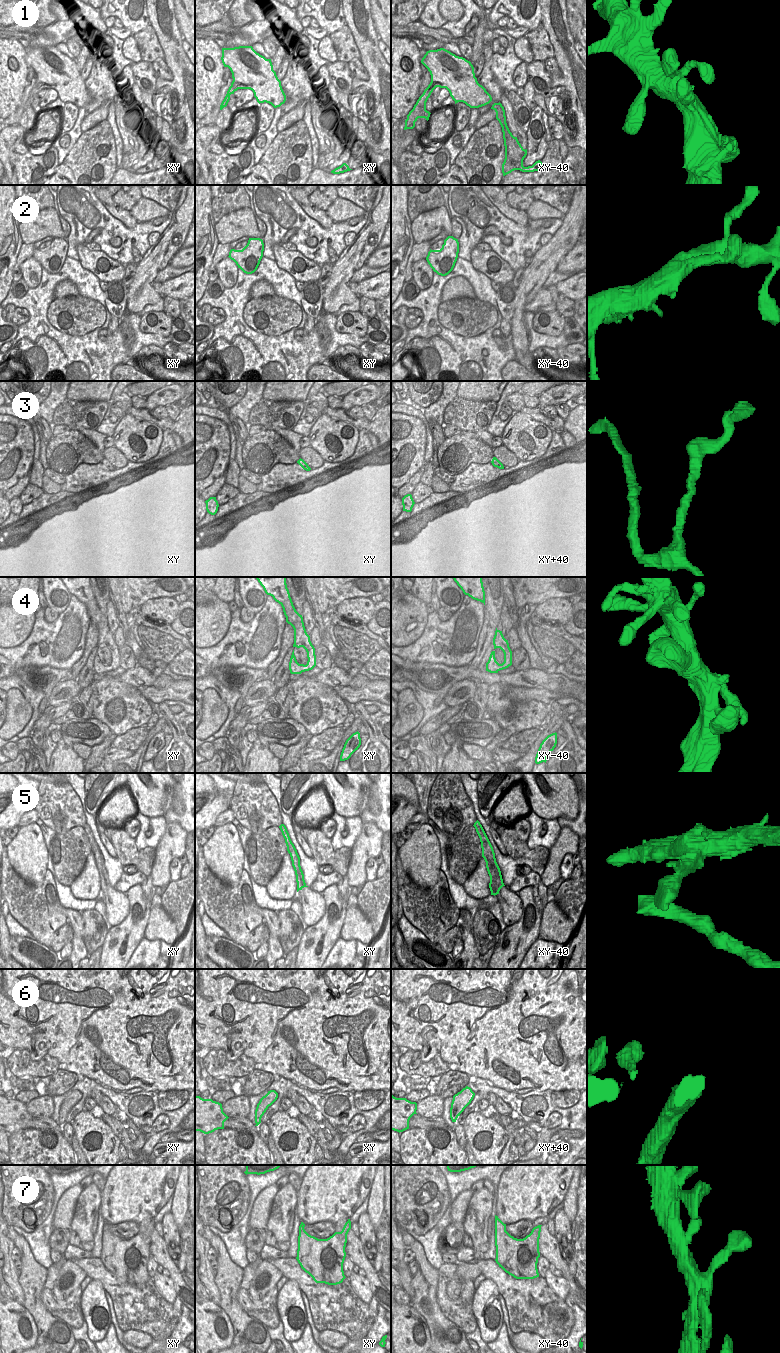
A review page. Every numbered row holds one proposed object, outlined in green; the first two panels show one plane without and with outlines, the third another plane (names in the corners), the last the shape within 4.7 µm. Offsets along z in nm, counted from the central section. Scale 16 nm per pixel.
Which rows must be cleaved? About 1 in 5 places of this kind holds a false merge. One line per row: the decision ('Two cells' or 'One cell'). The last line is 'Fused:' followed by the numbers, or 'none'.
1: One cell
2: One cell
3: One cell
4: One cell
5: One cell
6: One cell
7: One cell
Fused: none

